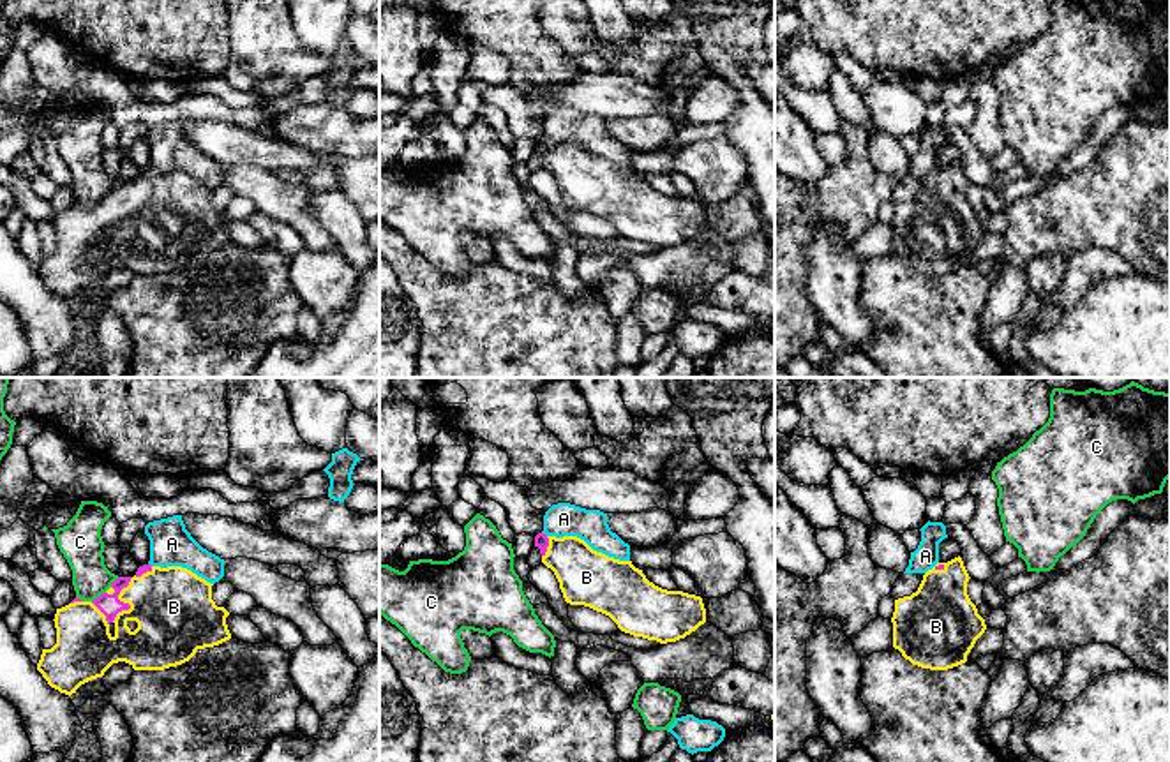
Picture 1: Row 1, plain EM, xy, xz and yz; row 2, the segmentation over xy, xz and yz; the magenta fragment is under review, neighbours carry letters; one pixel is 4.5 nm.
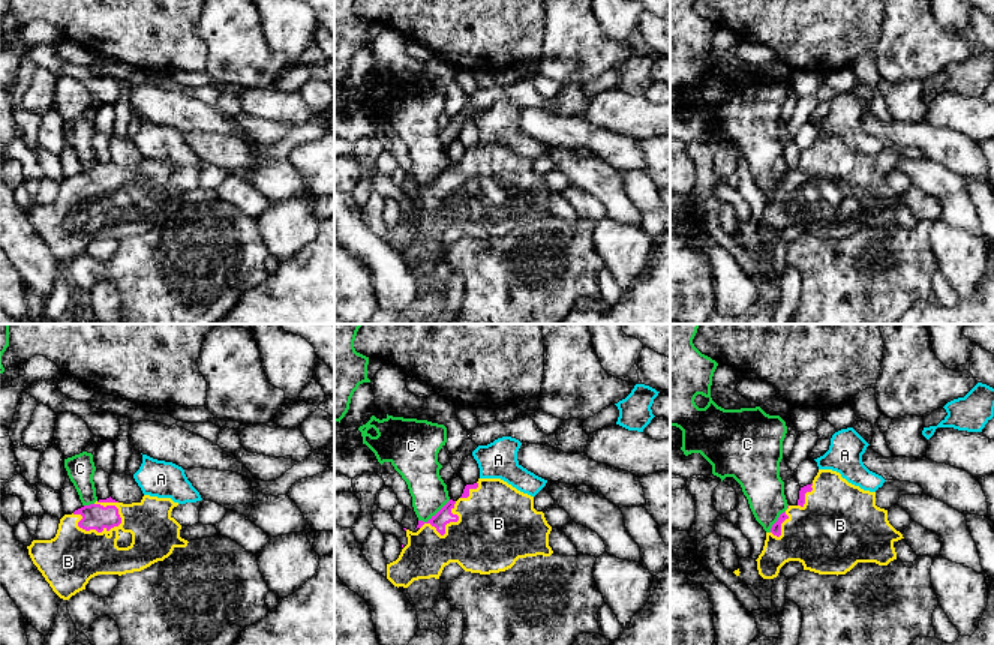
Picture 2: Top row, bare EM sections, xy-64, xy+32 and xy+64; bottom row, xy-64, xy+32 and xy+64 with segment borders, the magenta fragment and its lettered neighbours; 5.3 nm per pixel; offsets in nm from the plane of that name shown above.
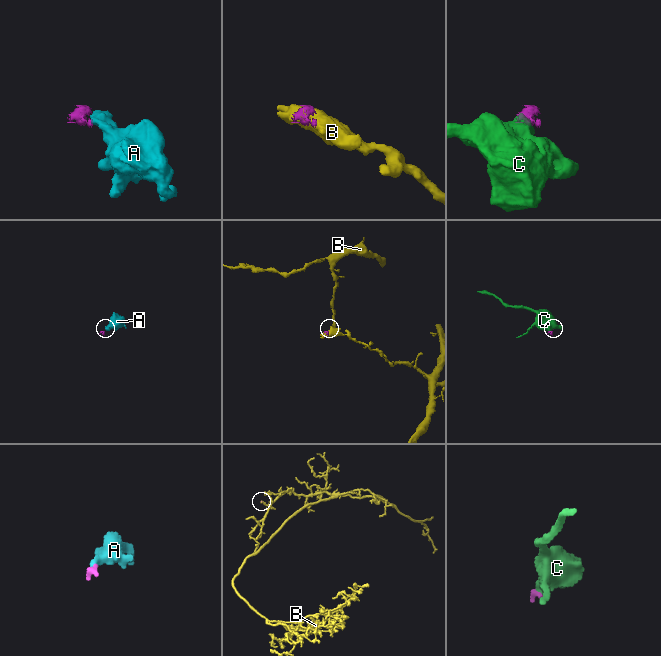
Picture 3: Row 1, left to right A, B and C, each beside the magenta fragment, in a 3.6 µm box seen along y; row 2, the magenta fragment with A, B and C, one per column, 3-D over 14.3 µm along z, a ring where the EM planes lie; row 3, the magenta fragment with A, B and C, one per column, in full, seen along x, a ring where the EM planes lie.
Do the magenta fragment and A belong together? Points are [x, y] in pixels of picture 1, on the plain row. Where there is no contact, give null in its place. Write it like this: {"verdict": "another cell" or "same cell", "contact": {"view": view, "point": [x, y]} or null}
{"verdict": "another cell", "contact": {"view": "xz", "point": [546, 140]}}

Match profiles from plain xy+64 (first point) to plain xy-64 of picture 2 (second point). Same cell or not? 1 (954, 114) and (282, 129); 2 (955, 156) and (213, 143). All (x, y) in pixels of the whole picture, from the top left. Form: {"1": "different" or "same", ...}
{"1": "different", "2": "different"}

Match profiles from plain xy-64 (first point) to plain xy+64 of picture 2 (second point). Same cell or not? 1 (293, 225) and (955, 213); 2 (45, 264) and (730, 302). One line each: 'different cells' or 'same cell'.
1: different cells
2: same cell

